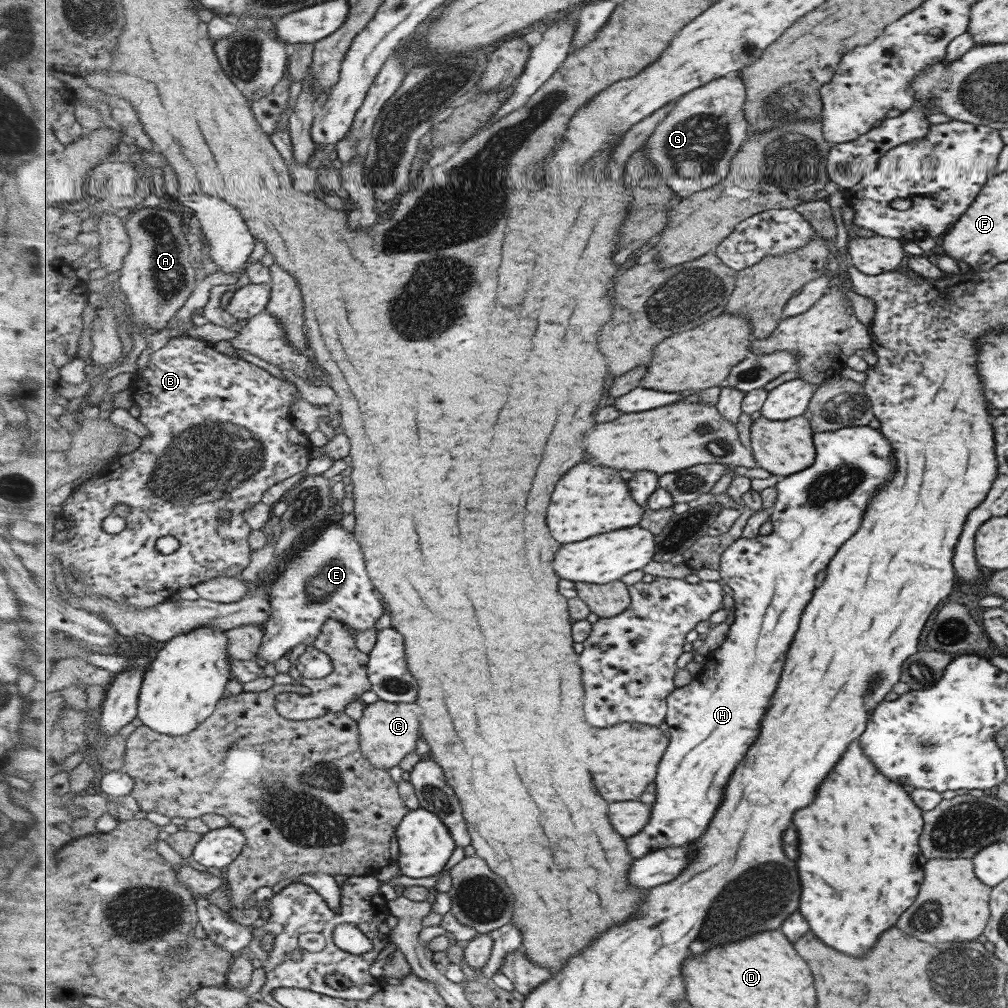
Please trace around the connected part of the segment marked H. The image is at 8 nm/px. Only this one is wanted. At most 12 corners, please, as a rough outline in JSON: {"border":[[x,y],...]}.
{"border":[[867,425],[814,434],[774,531],[719,572],[735,620],[667,698],[637,859],[705,834],[761,732],[815,574],[895,474]]}

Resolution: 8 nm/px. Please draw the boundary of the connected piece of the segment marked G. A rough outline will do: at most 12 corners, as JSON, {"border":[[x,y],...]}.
{"border":[[731,74],[678,99],[641,148],[679,197],[731,178],[750,138]]}

